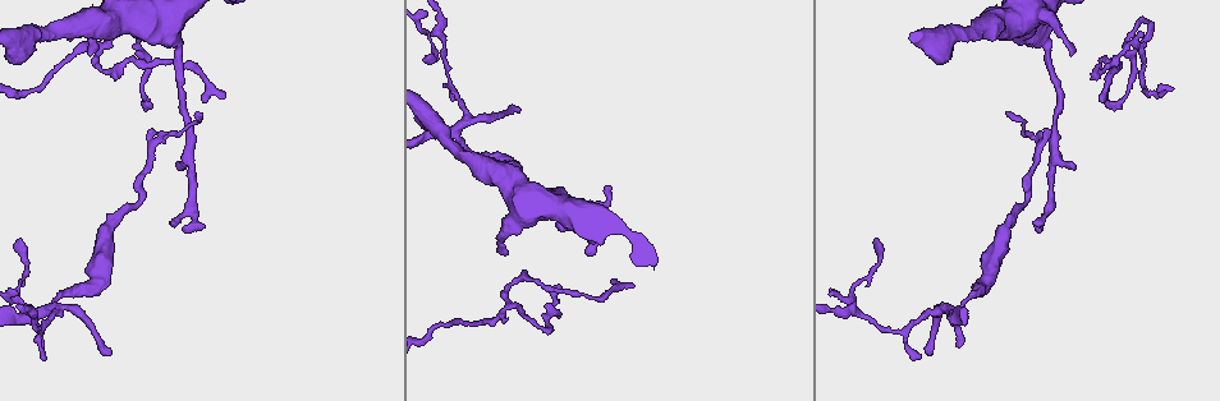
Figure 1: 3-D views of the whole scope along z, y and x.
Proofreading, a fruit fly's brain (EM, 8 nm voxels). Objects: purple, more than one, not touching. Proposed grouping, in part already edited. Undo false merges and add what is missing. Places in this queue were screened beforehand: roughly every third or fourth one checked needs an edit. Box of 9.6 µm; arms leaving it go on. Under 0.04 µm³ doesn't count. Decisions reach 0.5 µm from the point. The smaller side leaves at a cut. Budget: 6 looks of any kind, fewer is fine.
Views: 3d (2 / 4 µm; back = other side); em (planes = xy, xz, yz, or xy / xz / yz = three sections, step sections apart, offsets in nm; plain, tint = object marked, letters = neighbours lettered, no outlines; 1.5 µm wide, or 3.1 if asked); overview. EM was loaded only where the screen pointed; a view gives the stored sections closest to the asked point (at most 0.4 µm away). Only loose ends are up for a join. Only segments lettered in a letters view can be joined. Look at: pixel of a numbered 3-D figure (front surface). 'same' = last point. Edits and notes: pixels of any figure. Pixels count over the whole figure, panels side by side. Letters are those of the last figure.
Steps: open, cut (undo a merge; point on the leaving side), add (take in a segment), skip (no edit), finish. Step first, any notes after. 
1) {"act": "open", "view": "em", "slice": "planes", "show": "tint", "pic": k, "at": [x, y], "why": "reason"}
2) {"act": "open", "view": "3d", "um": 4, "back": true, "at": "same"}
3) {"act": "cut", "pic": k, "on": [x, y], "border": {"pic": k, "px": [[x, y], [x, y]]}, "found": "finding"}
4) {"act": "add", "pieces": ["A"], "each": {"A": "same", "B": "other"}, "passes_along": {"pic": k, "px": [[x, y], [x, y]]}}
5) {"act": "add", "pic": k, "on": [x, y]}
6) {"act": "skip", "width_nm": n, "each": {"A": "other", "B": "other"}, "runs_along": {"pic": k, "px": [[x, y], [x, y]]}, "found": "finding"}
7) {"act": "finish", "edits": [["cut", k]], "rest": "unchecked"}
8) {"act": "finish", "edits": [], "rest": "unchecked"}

{"act": "open", "view": "em", "slice": "planes", "show": "letters", "pic": 1, "at": [90, 54], "why": "an open end"}

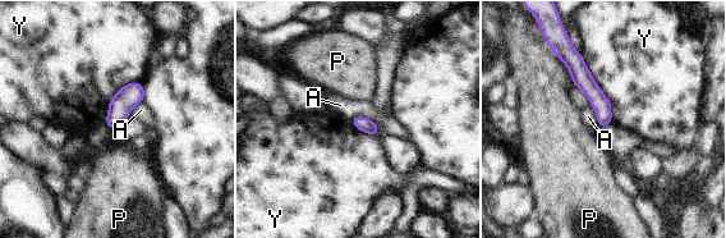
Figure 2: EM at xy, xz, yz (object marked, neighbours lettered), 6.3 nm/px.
{"act": "skip", "width_nm": 90, "each": {"A": "other", "P": "other", "Y": "other"}, "border": {"pic": 2, "px": [[580, 53], [610, 101], [612, 122]]}, "found": "no lettered segment goes on from it"}

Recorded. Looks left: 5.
{"act": "open", "view": "em", "slice": "xz", "step": 4, "show": "tint", "pic": 1, "at": [142, 202], "why": "sharp bend"}

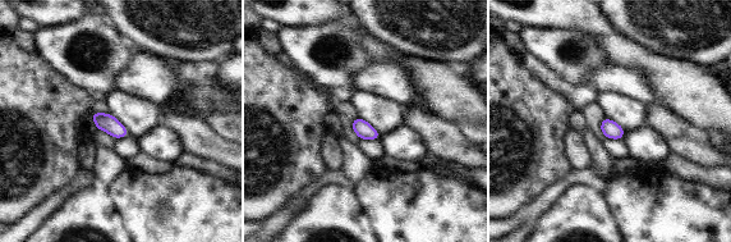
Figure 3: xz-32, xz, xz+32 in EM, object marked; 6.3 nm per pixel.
{"act": "open", "view": "em", "slice": "planes", "show": "tint", "at": "same", "why": "cut it another way"}

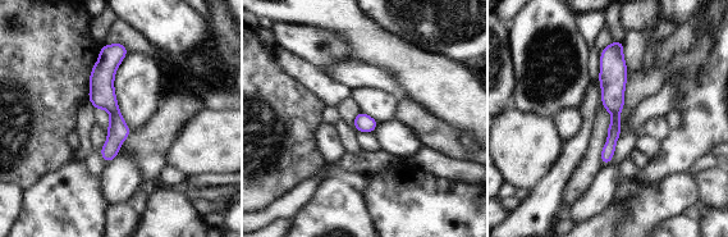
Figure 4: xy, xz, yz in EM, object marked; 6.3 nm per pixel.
{"act": "open", "view": "em", "slice": "planes", "show": "letters", "at": "same", "why": "see the neighbours"}

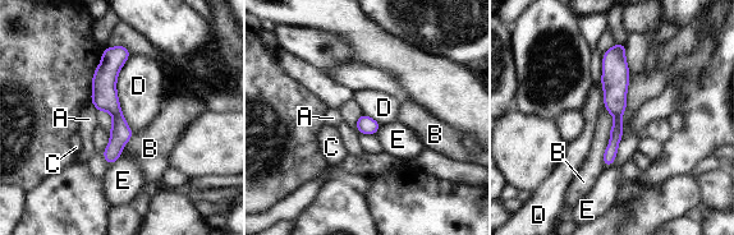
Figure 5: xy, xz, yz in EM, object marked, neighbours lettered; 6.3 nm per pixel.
{"act": "skip", "each": {"A": "other", "B": "other", "C": "other", "D": "other", "E": "other"}, "runs_along": {"pic": 5, "px": [[624, 75], [606, 162]]}, "found": "all the same cell"}

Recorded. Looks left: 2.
{"act": "open", "view": "em", "slice": "planes", "show": "letters", "pic": 1, "at": [856, 312], "why": "abrupt turn"}

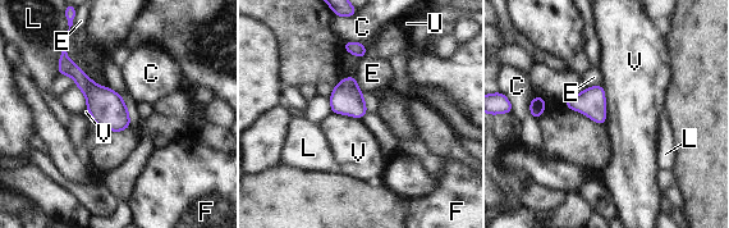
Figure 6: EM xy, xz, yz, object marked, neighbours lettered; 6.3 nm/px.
{"act": "skip", "width_nm": 170, "each": {"C": "other", "E": "other", "F": "other", "L": "other", "U": "other", "V": "other"}, "border": {"pic": 6, "px": [[603, 86], [605, 96], [604, 124]]}, "found": "all the same cell"}

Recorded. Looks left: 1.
{"act": "finish", "edits": [], "rest": "unchecked"}

